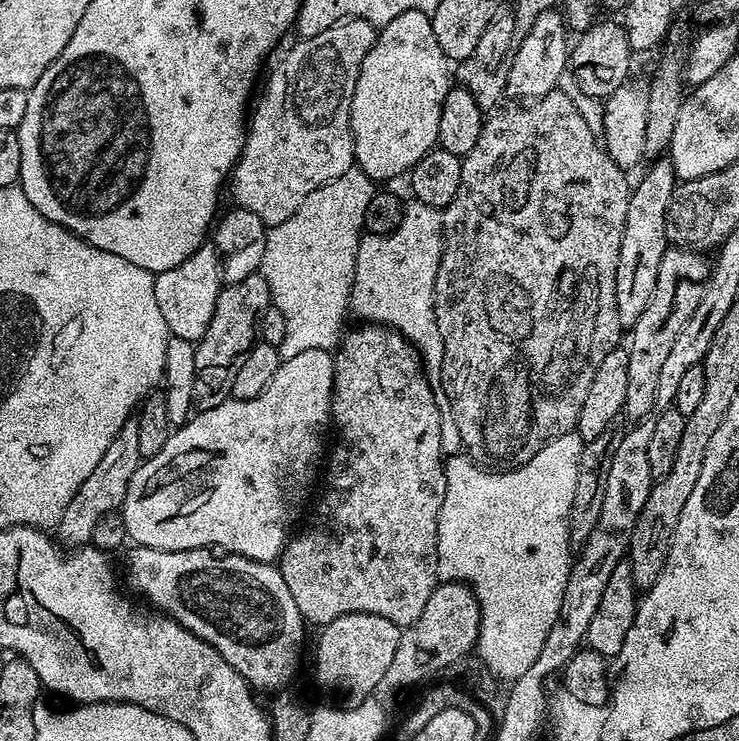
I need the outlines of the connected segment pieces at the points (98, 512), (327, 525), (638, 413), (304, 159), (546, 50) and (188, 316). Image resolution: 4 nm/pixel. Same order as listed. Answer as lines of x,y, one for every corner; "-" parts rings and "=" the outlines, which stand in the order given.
130,418
122,426
122,430
114,434
114,442
110,442
106,454
102,454
98,466
94,466
94,471
86,477
86,482
78,486
78,494
70,498
70,506
62,510
62,518
54,529
59,543
64,546
87,545
94,534
94,526
98,526
98,518
102,518
107,512
123,509
126,486
130,486
130,478
134,478
141,463
142,457
138,450
138,422
135,418
=
383,324
359,325
352,333
341,339
334,352
336,365
334,366
334,386
332,387
332,419
331,427
336,428
336,445
331,445
326,456
326,472
328,468
328,481
325,482
325,492
321,494
316,504
317,516
312,520
312,529
301,536
293,535
284,546
278,567
282,578
286,578
286,587
294,598
294,606
304,615
309,625
323,626
329,624
334,618
351,612
362,614
378,614
382,618
390,618
400,629
413,624
422,614
426,601
436,588
438,577
438,514
442,510
442,498
446,498
446,474
444,473
445,457
440,456
440,408
436,405
436,398
432,388
424,377
425,365
422,363
419,352
412,347
401,332
393,328
386,328
=
675,246
669,247
664,253
658,266
658,282
654,286
654,294
650,294
650,303
646,305
646,310
642,310
642,318
638,318
638,322
634,322
630,329
632,341
627,341
626,344
630,371
626,374
626,402
623,415
629,416
629,421
644,420
657,411
654,397
660,371
670,354
670,349
674,347
674,338
681,332
682,326
686,326
698,302
702,302
709,271
710,260
707,255
=
346,20
343,24
330,26
314,38
300,38
296,45
276,64
276,69
268,76
268,85
260,96
260,102
251,109
246,124
244,148
234,168
244,179
233,179
232,192
240,196
244,188
248,191
247,207
263,210
265,221
272,222
290,218
306,194
314,194
318,186
346,174
356,163
354,138
350,130
350,106
354,98
354,86
358,82
358,70
362,70
362,58
370,54
370,46
376,41
377,25
365,20
=
548,8
542,14
538,14
538,18
534,18
534,26
530,26
530,30
525,34
525,36
519,37
518,43
515,45
514,51
506,64
506,69
508,68
508,72
506,71
506,92
509,97
512,95
513,98
516,99
513,101
531,102
534,100
540,100
546,94
557,91
557,84
561,75
564,72
569,71
570,68
570,40
568,42
568,36
570,37
570,29
565,21
563,12
555,8
=
205,242
186,262
174,266
165,272
155,273
154,299
158,302
158,310
162,310
164,327
169,333
172,332
180,340
195,342
206,334
206,326
210,326
210,318
214,318
214,306
218,302
218,294
222,287
222,257
211,243

